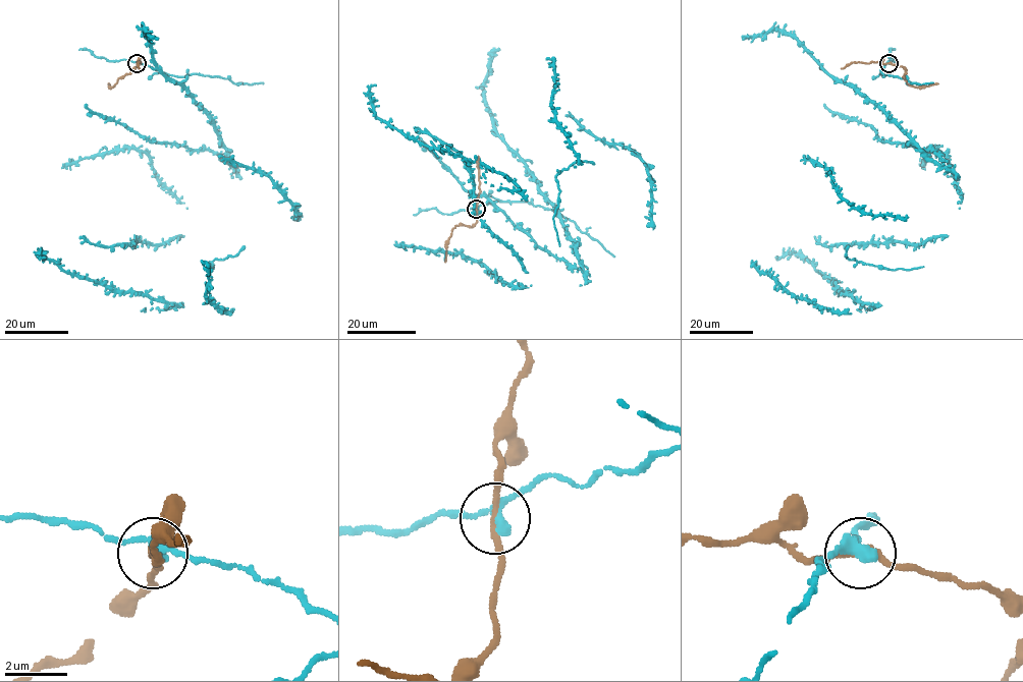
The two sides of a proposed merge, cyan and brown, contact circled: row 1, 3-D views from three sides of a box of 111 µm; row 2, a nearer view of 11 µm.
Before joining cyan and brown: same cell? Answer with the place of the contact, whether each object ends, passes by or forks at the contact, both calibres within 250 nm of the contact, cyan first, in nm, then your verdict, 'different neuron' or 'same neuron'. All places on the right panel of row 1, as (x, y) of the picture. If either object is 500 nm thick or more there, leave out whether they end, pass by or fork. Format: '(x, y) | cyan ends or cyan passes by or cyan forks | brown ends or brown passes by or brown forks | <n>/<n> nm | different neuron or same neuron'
(889, 63) | cyan passes by | brown passes by | 320/200 nm | same neuron

